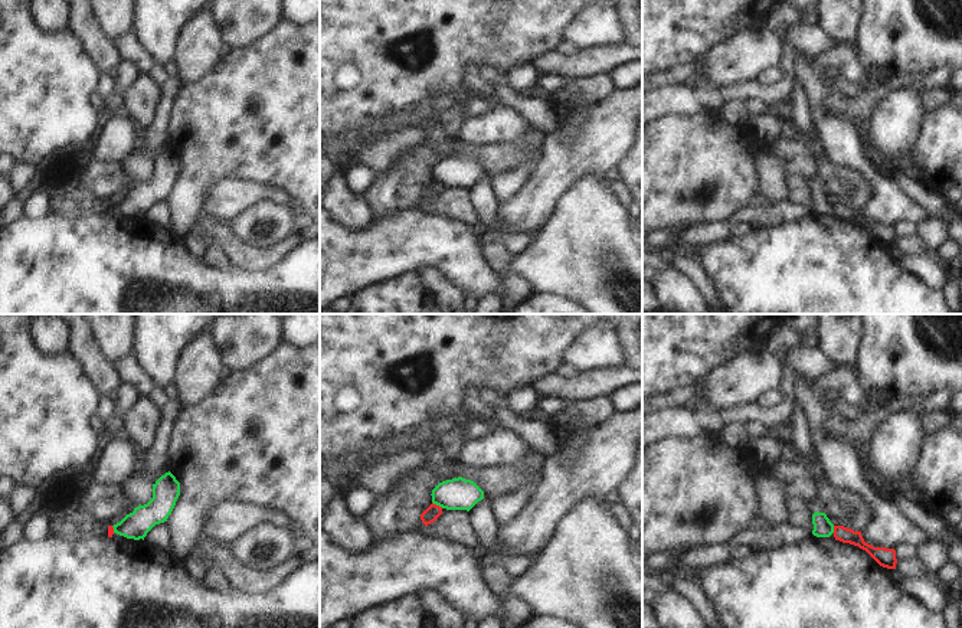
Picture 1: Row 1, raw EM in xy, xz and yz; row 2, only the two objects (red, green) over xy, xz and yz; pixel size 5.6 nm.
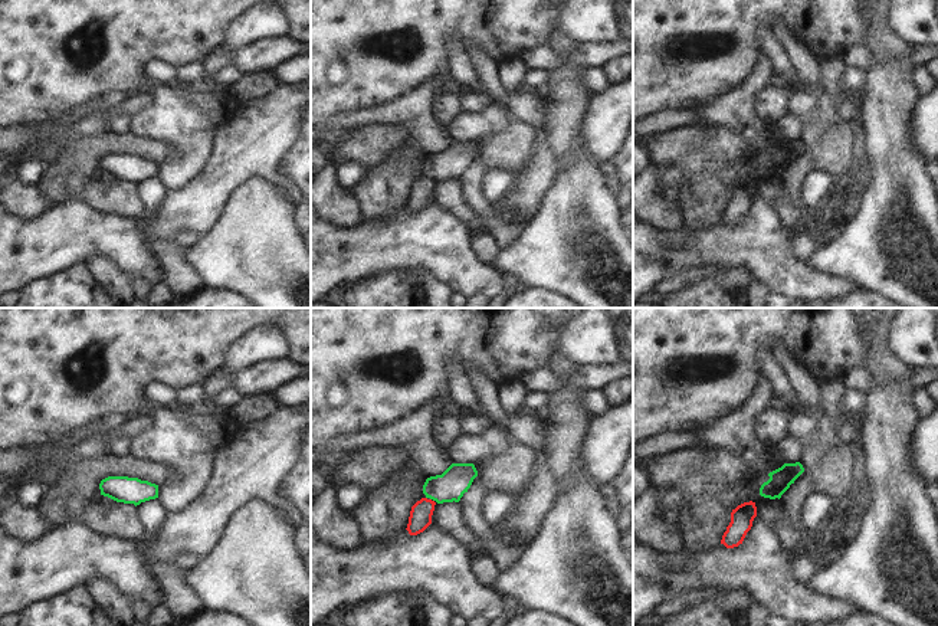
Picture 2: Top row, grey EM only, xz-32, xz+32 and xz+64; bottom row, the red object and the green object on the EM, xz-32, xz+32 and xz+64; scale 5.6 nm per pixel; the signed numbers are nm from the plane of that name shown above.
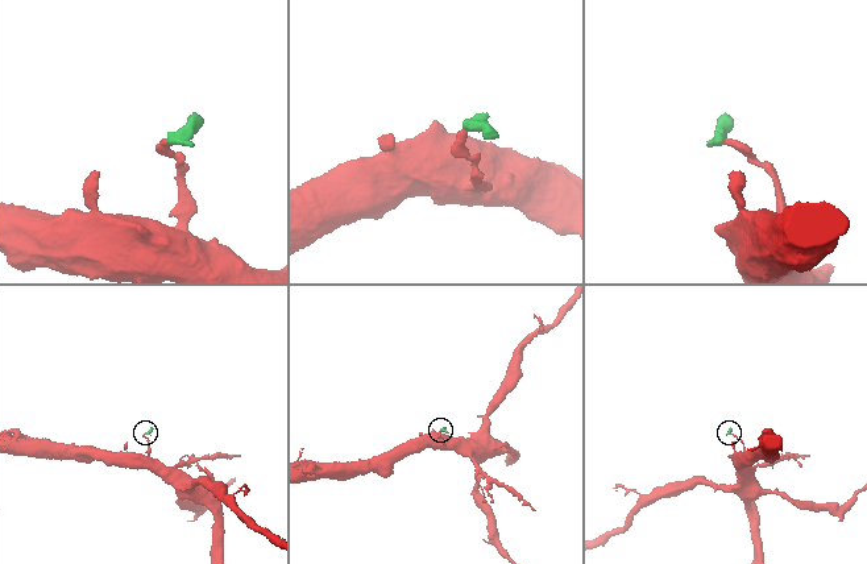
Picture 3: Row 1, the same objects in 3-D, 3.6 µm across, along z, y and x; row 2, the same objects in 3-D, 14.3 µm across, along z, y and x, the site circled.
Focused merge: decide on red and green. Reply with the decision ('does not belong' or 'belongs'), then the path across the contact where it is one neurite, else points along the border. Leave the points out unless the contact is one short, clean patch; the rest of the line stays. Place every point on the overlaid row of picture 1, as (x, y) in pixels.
does not belong; border along xz (432, 501), (442, 507)

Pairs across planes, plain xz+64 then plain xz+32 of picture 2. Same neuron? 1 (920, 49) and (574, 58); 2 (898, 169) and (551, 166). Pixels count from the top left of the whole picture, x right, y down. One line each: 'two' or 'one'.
1: one
2: two

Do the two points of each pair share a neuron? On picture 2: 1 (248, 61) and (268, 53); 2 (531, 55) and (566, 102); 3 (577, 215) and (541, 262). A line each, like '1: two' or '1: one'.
1: one
2: two
3: one

